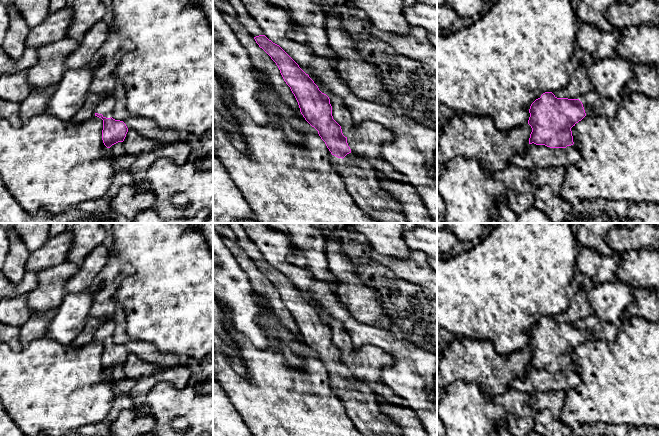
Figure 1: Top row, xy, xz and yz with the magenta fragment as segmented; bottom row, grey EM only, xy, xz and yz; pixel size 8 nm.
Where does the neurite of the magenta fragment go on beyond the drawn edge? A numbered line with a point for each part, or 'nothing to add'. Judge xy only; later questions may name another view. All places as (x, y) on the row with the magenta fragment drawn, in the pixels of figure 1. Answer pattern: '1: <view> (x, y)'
1: xy (105, 107)

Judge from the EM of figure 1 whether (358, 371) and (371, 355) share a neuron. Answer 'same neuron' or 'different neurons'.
same neuron

